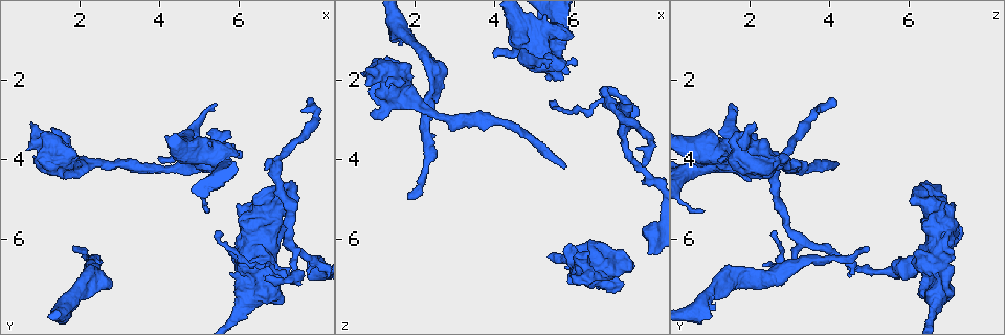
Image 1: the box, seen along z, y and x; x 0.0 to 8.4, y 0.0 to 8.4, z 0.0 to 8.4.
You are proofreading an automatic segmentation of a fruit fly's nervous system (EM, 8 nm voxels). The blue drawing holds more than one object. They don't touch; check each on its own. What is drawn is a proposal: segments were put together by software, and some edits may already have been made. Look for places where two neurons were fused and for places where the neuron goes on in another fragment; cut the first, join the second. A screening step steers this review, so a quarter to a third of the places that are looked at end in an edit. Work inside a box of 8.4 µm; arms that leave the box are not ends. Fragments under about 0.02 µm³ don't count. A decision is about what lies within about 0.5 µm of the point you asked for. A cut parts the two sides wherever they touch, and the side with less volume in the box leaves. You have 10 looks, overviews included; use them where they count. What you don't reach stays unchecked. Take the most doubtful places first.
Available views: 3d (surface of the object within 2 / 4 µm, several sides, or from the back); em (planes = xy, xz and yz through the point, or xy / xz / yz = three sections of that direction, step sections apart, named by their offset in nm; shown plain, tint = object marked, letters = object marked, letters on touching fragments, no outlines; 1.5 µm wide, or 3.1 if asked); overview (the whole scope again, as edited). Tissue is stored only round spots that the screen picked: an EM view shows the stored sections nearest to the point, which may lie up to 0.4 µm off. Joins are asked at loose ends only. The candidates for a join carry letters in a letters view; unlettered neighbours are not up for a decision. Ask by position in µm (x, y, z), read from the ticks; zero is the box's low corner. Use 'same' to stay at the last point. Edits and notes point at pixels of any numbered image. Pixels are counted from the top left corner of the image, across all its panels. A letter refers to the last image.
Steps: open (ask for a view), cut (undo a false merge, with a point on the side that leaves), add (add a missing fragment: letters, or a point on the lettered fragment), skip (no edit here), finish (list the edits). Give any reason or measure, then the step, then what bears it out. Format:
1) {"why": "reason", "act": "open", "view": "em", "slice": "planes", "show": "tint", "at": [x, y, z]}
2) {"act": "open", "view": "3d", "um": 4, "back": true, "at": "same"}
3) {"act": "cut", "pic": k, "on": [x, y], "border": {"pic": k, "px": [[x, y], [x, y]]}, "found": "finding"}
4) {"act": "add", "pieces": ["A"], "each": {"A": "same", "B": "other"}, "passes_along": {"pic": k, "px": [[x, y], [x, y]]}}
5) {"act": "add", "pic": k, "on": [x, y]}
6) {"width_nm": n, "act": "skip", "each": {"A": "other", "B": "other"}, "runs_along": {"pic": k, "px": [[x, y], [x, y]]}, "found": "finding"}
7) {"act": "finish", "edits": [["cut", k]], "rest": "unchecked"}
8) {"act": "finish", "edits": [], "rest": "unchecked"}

{"why": "long arm stops here", "act": "open", "view": "em", "slice": "xz", "step": 8, "show": "letters", "at": [7.70, 2.50, 4.05]}

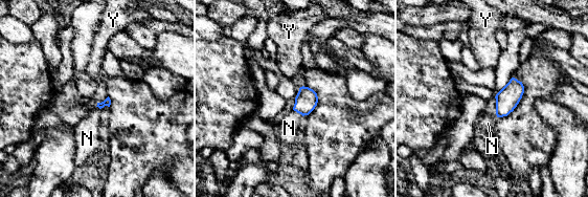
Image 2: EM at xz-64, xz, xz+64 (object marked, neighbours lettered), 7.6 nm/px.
{"act": "open", "view": "em", "slice": "planes", "show": "letters", "at": "same"}

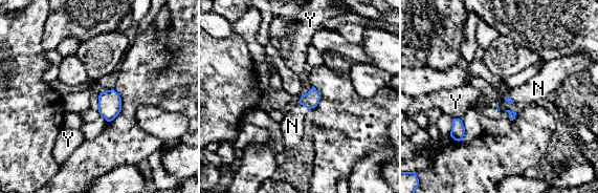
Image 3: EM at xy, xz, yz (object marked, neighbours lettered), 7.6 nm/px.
{"act": "add", "pieces": ["N"], "each": {"N": "same", "Y": "other"}, "found": "the neuron continues"}

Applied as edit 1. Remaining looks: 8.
{"act": "open", "view": "overview"}

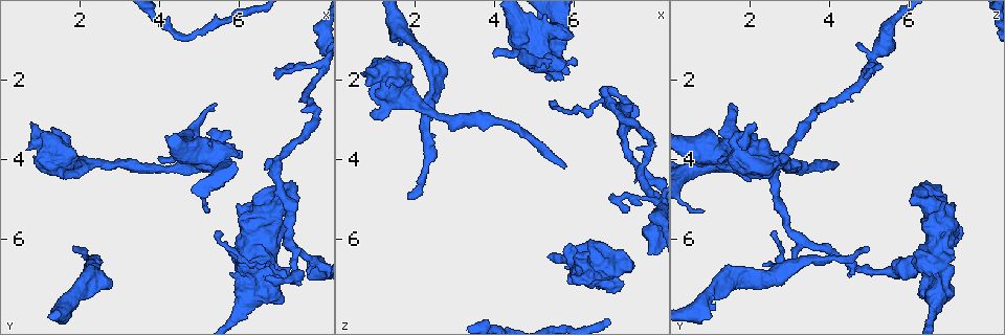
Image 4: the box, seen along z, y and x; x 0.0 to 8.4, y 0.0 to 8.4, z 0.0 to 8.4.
{"why": "branch stops here", "act": "open", "view": "3d", "um": 4, "at": [0.90, 4.15, 2.80]}

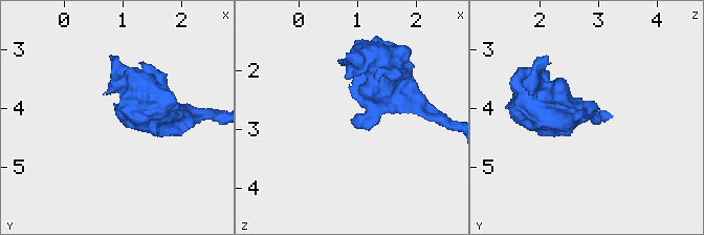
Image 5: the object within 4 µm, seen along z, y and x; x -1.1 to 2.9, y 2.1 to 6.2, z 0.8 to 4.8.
{"act": "open", "view": "em", "slice": "planes", "show": "plain", "at": [0.90, 4.05, 2.90]}

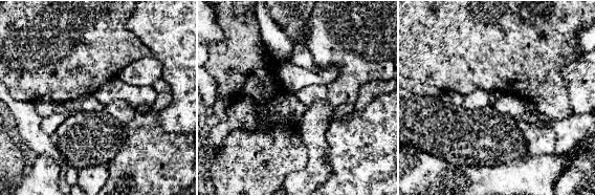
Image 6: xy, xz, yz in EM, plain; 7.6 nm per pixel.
{"why": "see the neighbours", "act": "open", "view": "em", "slice": "planes", "show": "letters", "at": "same"}

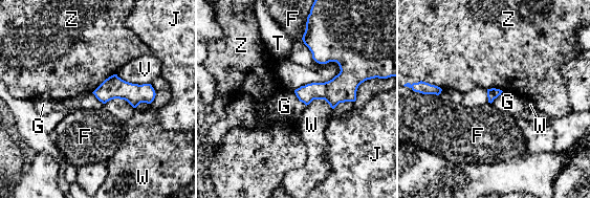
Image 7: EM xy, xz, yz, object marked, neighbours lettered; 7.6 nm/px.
{"act": "skip", "each": {"F": "other", "G": "other", "J": "other", "T": "other", "V": "other", "W": "other", "Z": "other"}, "runs_along": {"pic": 7, "px": [[308, 37], [346, 66], [352, 98]]}, "found": "none of them fits"}

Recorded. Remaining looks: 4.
{"why": "an open end", "act": "open", "view": "em", "slice": "xz", "step": 8, "show": "letters", "at": [5.35, 2.50, 1.55]}

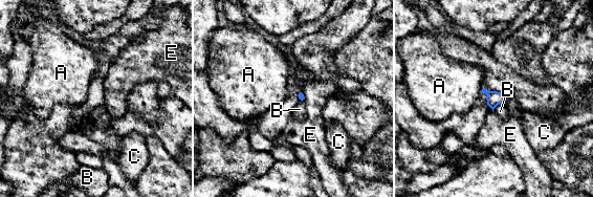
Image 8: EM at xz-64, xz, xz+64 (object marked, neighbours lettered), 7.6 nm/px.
{"why": "another direction", "act": "open", "view": "em", "slice": "planes", "show": "letters", "at": "same"}

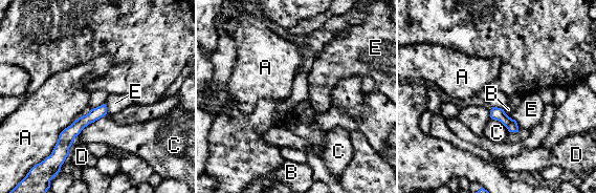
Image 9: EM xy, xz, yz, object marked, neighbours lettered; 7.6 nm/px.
{"act": "skip", "each": {"A": "other", "B": "other", "C": "other", "D": "other", "E": "other"}, "runs_along": {"pic": 9, "px": [[103, 107], [82, 122], [59, 144]]}, "found": "none of them fits"}

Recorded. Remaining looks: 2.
{"why": "an open end", "act": "open", "view": "em", "slice": "planes", "show": "letters", "at": [7.20, 4.60, 6.30]}

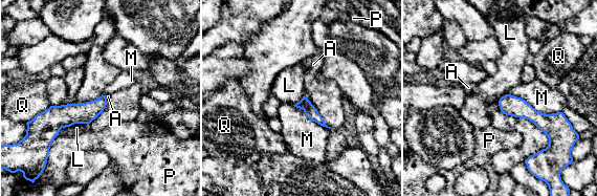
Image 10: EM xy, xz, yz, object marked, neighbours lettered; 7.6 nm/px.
{"act": "skip", "each": {"A": "other", "L": "other", "M": "other", "P": "other", "Q": "other"}, "border": {"pic": 10, "px": [[88, 123], [74, 123], [58, 133]]}, "found": "none of them fits"}

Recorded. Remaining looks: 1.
{"act": "finish", "edits": [["add", 3]], "rest": "unchecked"}

